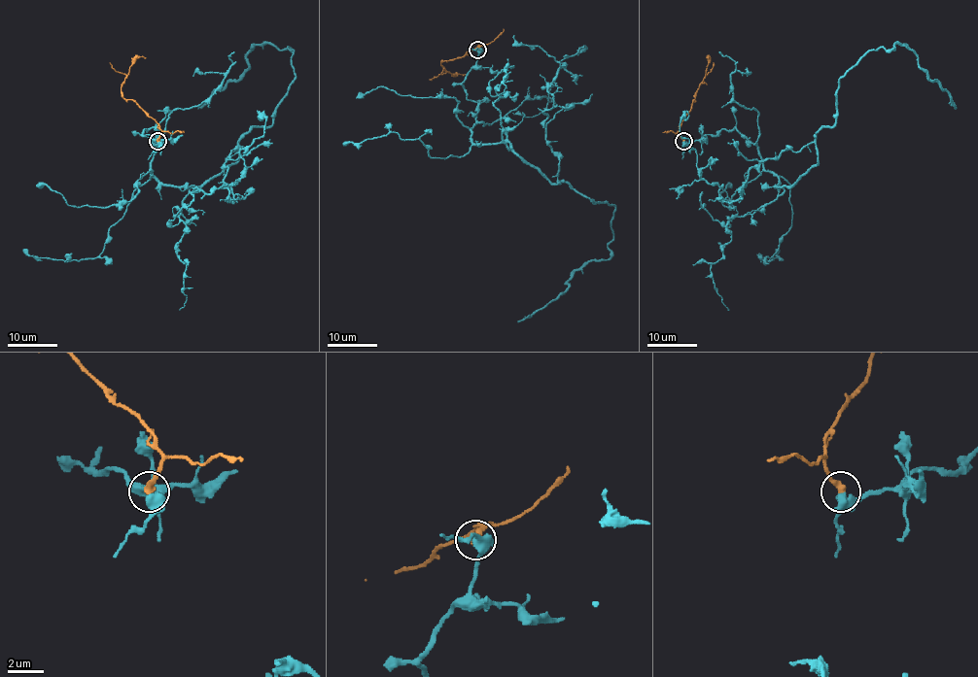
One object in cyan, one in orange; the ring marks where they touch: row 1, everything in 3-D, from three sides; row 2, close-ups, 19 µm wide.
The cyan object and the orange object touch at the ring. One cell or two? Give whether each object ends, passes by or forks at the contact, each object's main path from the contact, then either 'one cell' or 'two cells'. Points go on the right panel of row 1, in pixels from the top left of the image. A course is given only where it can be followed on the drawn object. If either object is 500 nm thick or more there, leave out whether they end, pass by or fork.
cyan passes by | orange ends | cyan via (683, 141), (734, 127), (776, 186), (789, 186), (818, 162), (838, 80), (896, 44), (955, 109) | orange via (683, 141), (680, 126), (705, 78), (708, 57) | two cells

